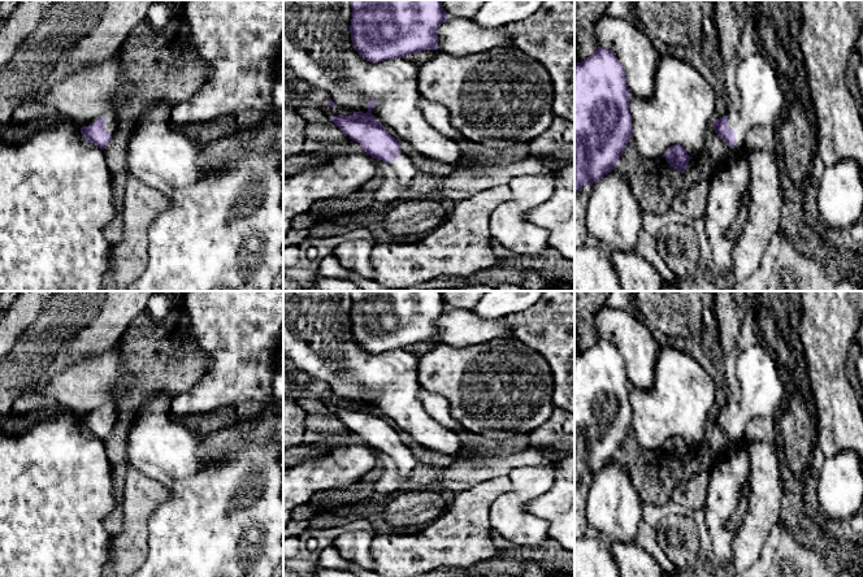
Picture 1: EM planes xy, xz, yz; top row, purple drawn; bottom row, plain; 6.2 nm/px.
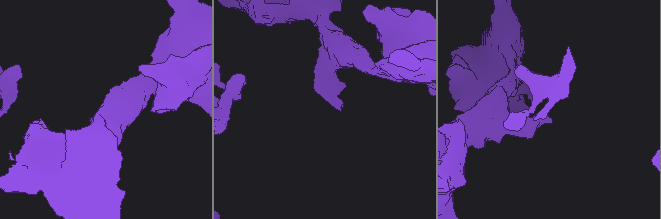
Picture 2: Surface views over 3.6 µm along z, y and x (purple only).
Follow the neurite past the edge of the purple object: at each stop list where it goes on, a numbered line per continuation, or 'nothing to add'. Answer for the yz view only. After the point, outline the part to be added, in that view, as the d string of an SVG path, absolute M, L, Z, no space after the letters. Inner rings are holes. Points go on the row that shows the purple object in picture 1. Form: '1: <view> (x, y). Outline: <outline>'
1: yz (763, 95). Outline: M762 52L740 60L736 71L741 92L741 109L728 113L728 125L736 133L736 144L745 147L745 138L756 126L775 126L788 105L788 90L775 64Z

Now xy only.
1: xy (111, 116). Outline: M110 109L104 114L104 117L105 117L105 129L113 138L118 130L118 112L117 109Z

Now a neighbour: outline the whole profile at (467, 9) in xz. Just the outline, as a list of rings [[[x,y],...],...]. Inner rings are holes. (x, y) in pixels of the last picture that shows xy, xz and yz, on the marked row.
[[[441,0],[451,18],[473,19],[486,0]]]

